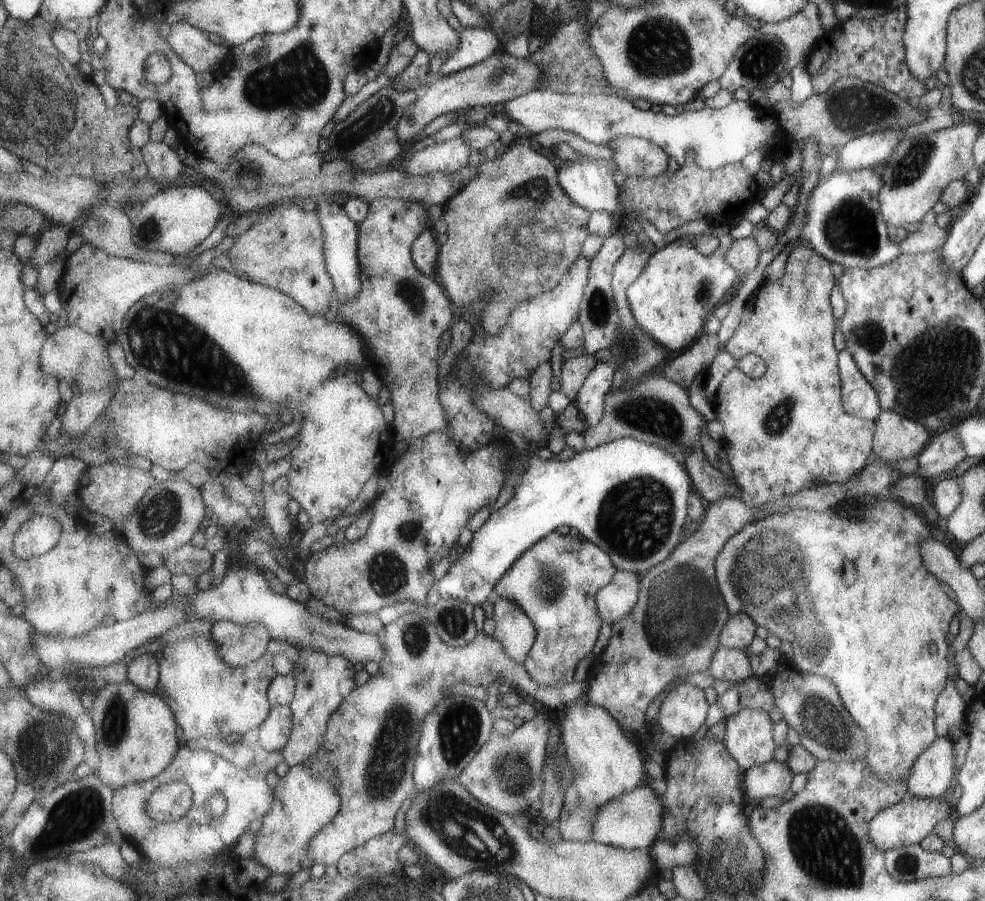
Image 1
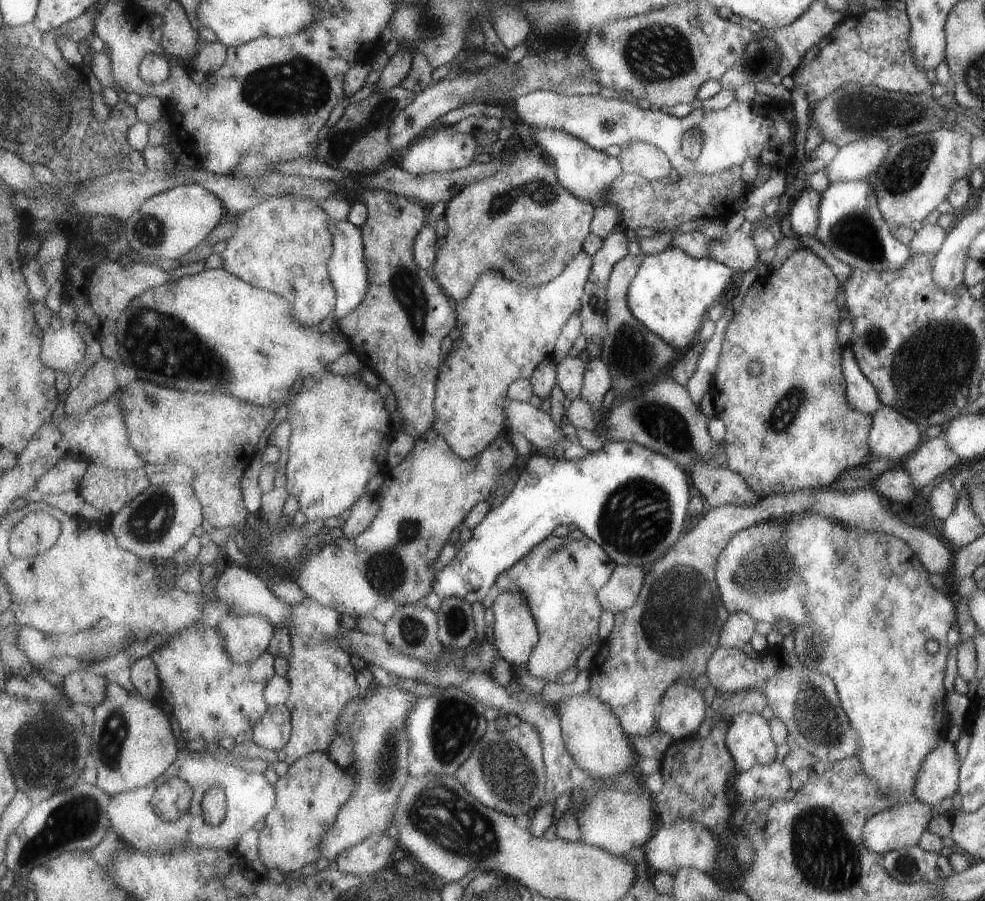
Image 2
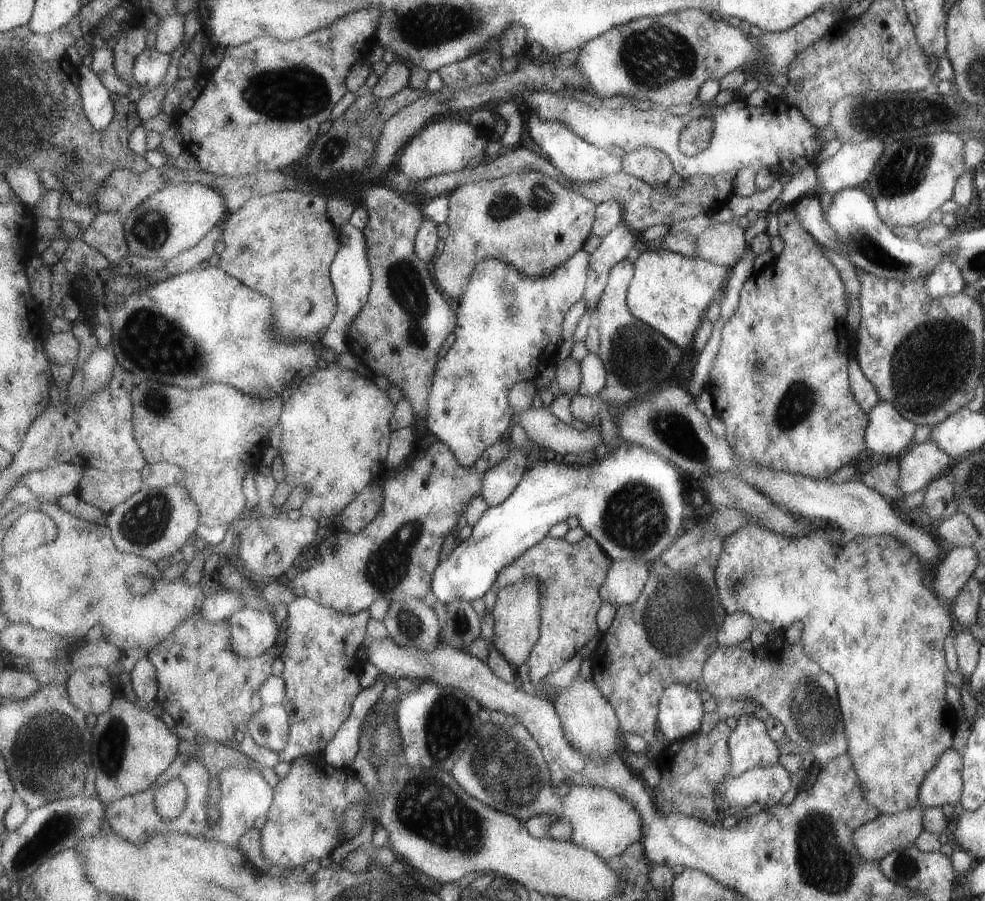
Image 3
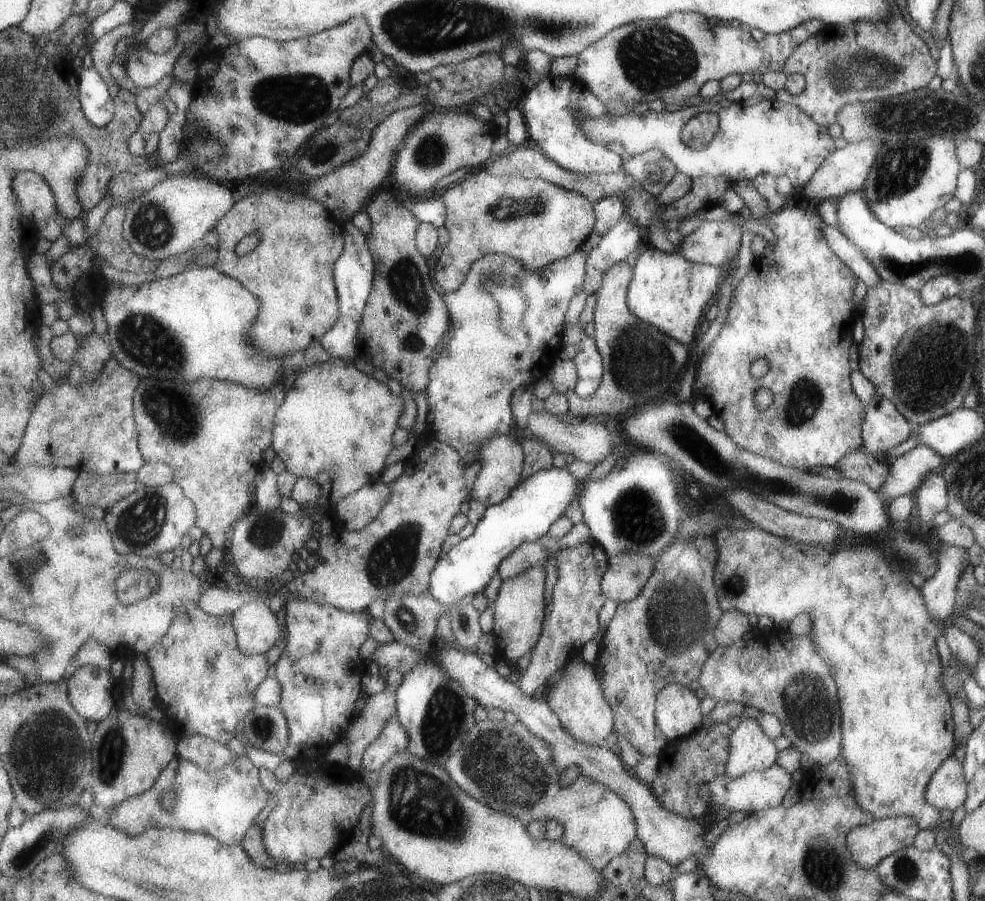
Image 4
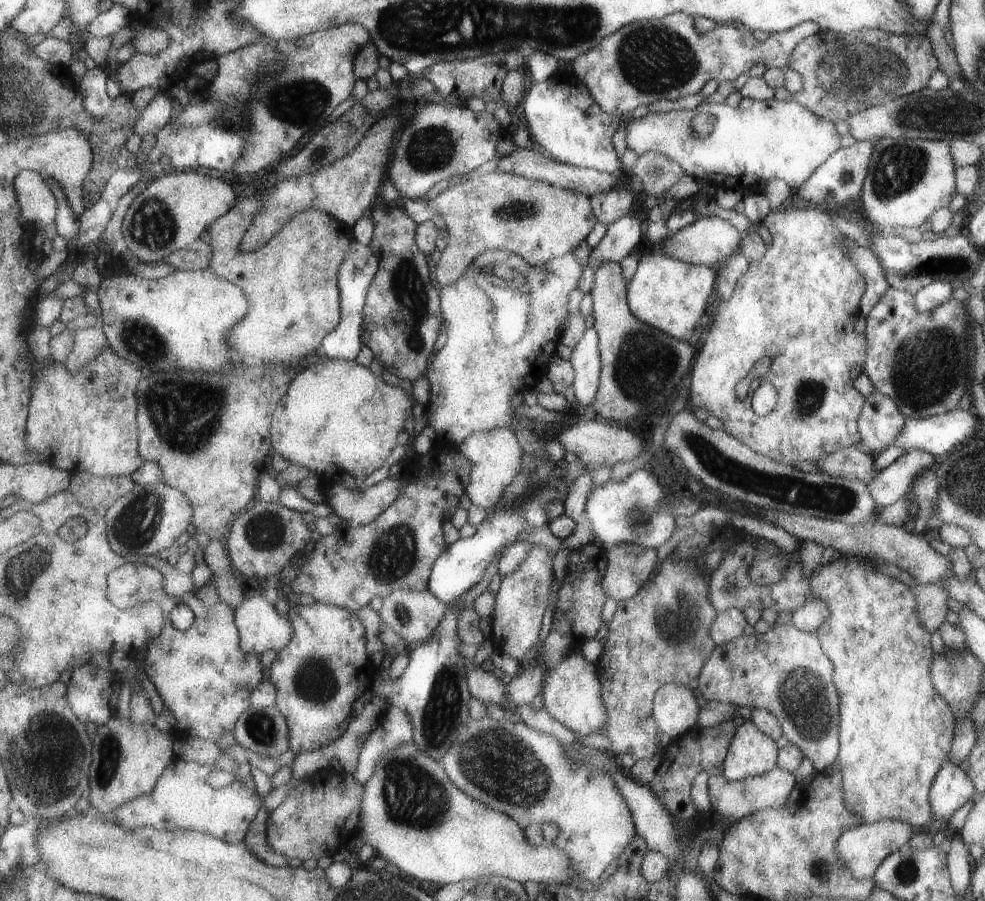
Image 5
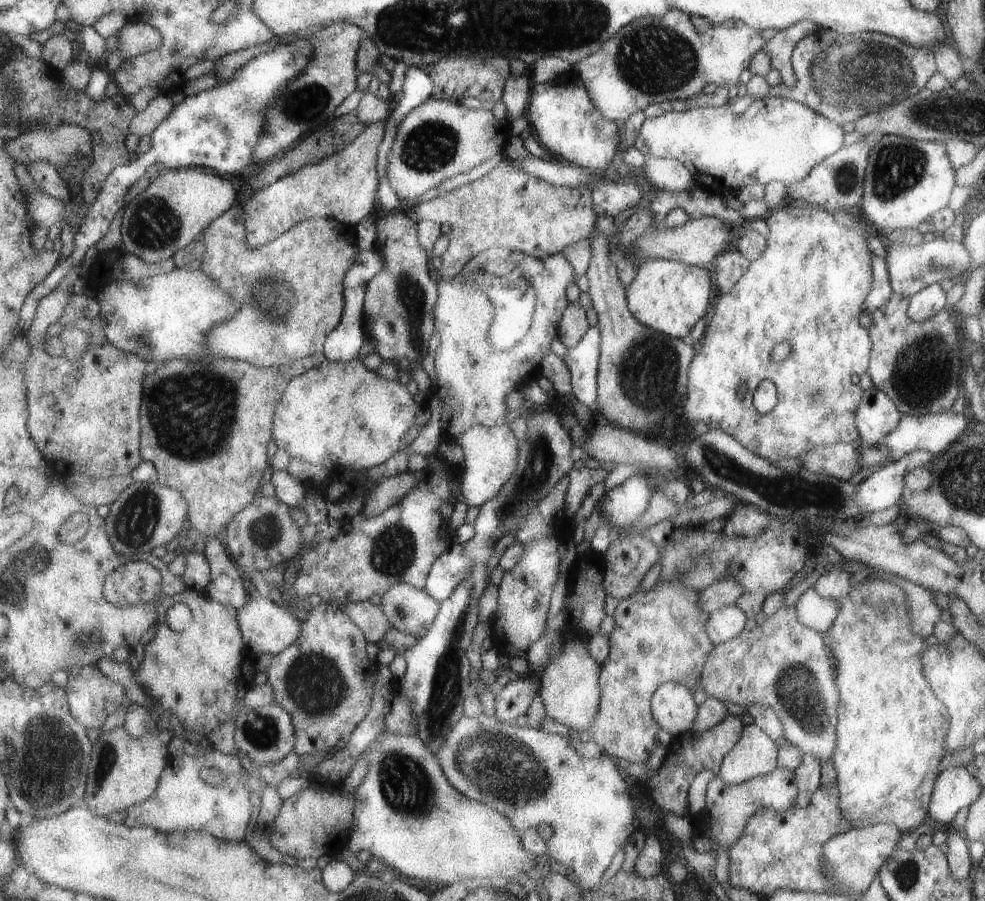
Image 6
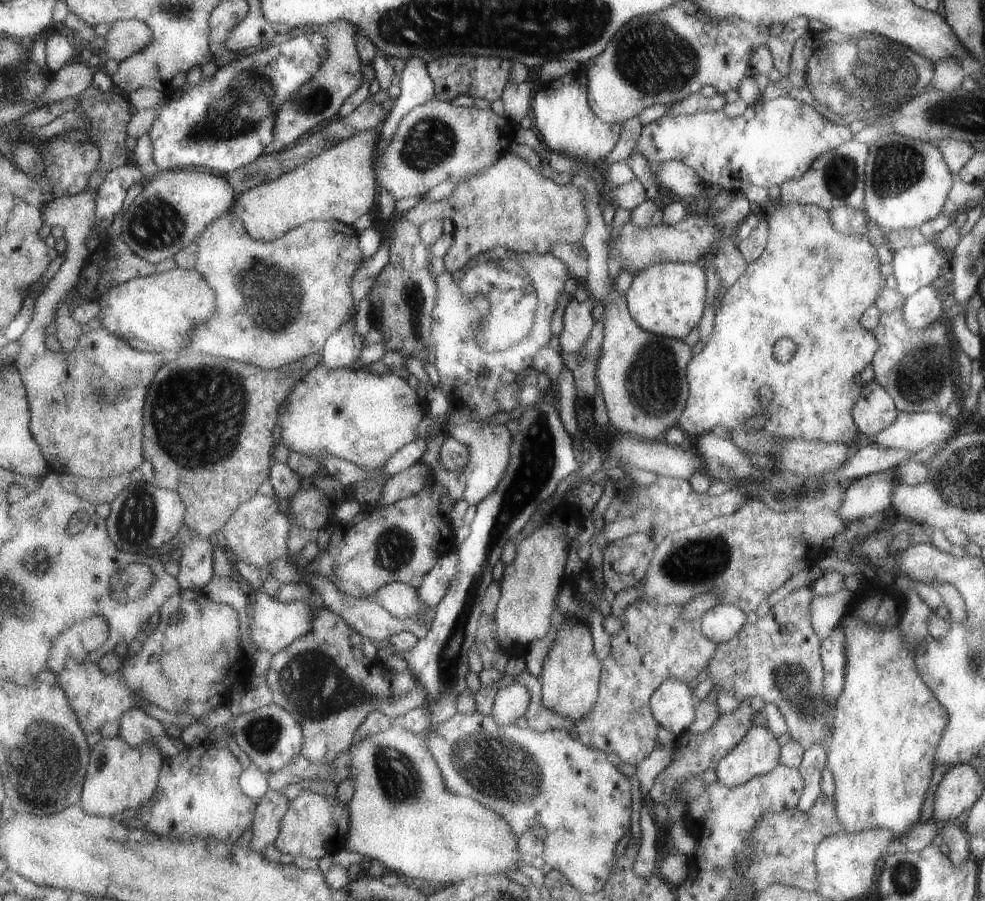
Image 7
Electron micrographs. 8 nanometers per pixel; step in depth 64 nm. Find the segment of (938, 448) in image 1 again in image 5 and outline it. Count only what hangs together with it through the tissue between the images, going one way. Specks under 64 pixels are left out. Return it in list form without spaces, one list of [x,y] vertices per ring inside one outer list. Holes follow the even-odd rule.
[[[909,450],[895,458],[873,482],[867,484],[867,494],[873,498],[877,510],[883,510],[901,496],[909,496],[913,480],[925,470],[933,470],[937,462],[939,458],[925,450]]]

